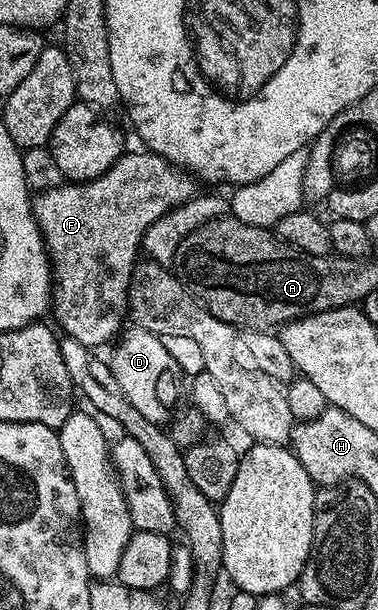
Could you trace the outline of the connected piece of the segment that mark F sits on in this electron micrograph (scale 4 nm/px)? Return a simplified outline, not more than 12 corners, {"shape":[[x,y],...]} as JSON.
{"shape":[[159,154],[35,193],[52,314],[123,329],[150,225],[195,197]]}

